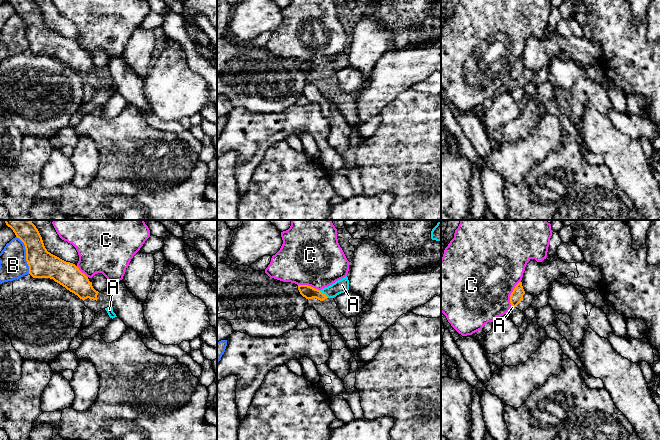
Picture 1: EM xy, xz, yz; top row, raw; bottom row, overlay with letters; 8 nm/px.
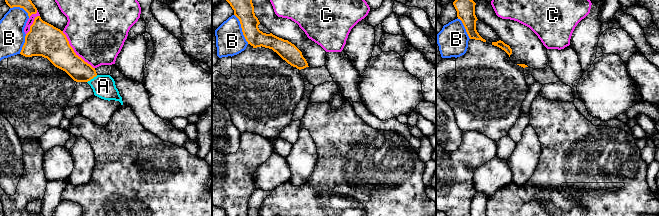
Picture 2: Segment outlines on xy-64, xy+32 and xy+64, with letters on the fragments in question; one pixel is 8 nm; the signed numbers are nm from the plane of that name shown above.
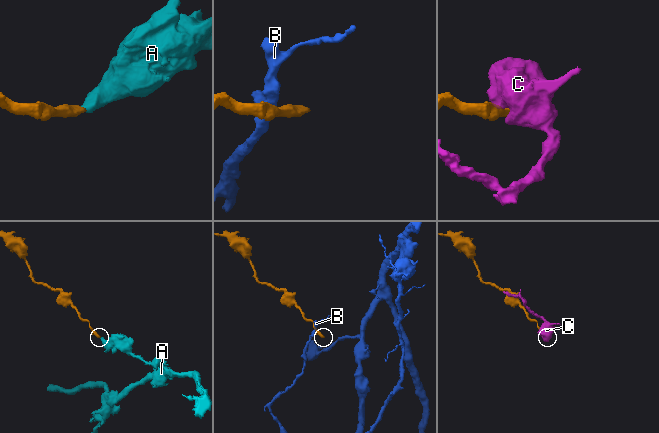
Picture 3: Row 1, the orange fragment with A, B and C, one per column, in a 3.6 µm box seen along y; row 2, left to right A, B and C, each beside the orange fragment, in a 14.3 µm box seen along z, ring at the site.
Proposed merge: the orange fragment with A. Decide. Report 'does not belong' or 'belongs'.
belongs

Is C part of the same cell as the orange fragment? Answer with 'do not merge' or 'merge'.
do not merge

